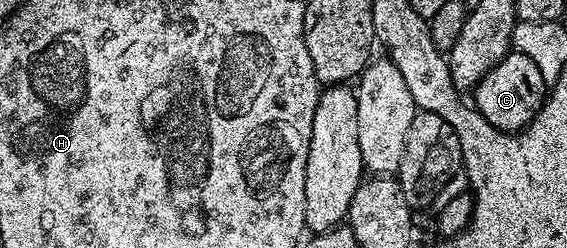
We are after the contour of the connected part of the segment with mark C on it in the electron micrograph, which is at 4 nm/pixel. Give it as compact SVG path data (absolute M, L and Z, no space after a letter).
M509 52L502 61L494 64L486 76L482 76L480 83L474 88L474 105L494 128L515 132L534 120L534 116L540 111L546 97L546 80L542 72L538 72L538 64L530 60L530 56Z

